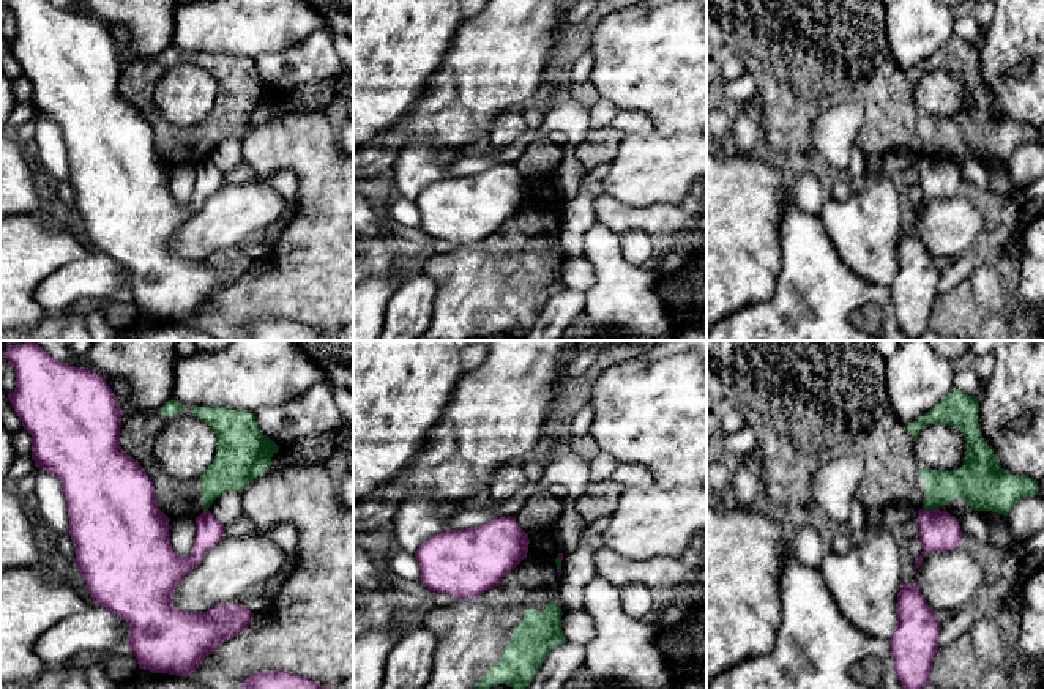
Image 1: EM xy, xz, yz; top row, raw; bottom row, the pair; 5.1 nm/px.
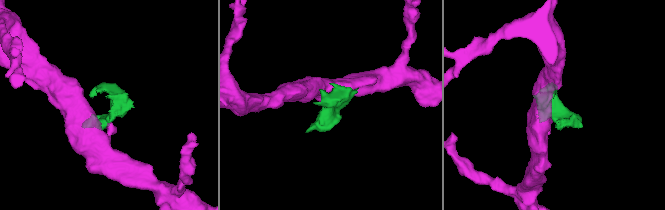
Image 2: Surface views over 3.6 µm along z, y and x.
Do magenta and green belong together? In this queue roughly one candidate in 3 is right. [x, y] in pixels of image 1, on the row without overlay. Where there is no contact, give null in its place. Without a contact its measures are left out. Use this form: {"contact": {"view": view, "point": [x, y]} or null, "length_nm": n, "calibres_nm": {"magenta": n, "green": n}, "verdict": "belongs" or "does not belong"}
{"contact": {"view": "yz", "point": [932, 156]}, "length_nm": 80, "calibres_nm": {"magenta": 200, "green": 200}, "verdict": "does not belong"}

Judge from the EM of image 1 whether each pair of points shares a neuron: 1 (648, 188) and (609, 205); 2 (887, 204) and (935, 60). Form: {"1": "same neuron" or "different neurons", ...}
{"1": "different neurons", "2": "different neurons"}

